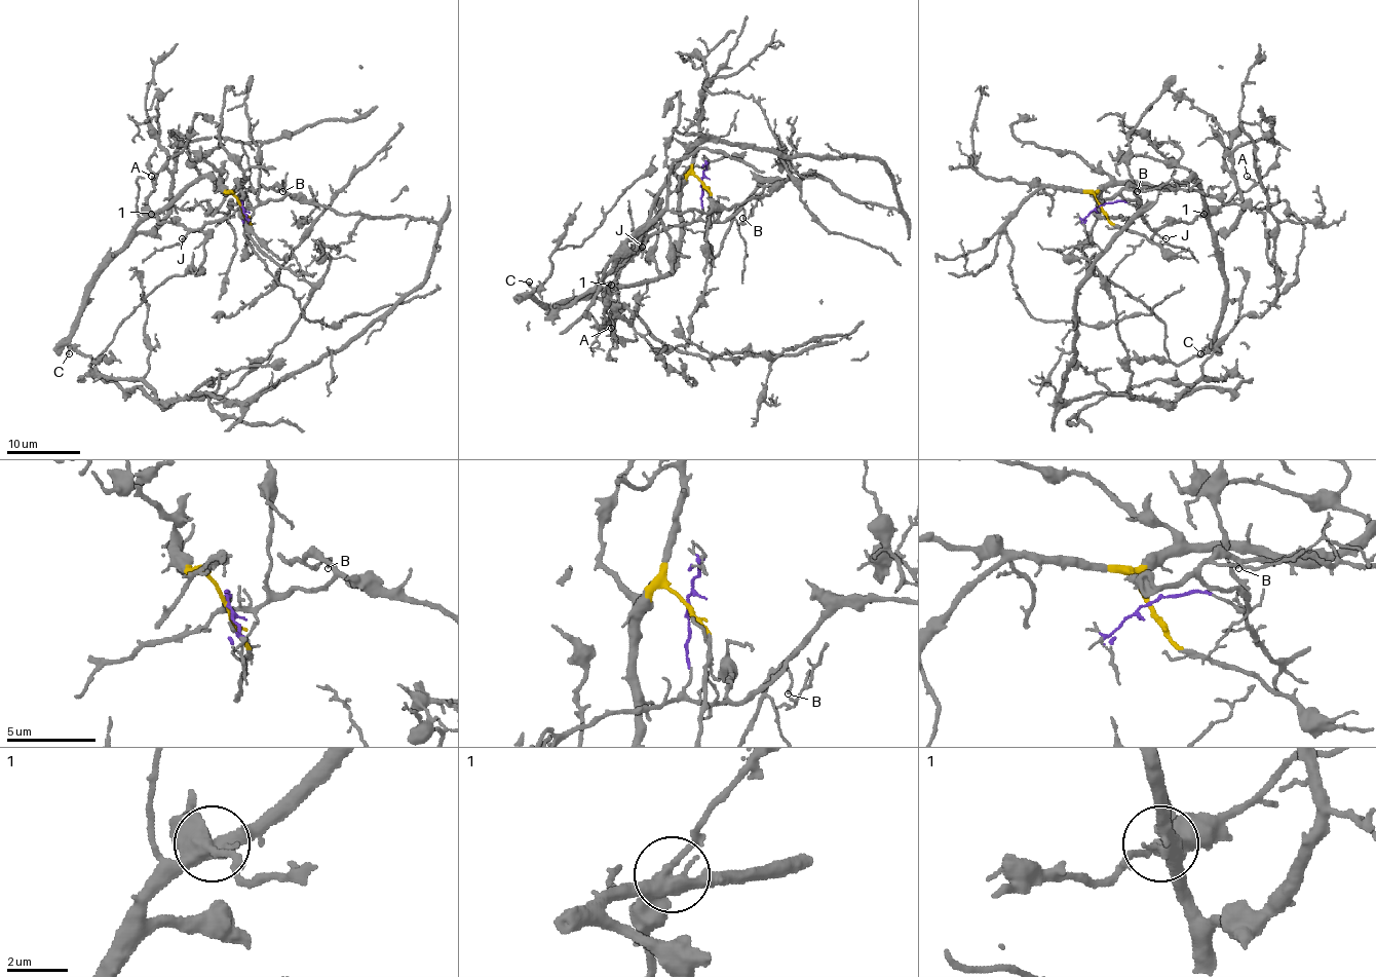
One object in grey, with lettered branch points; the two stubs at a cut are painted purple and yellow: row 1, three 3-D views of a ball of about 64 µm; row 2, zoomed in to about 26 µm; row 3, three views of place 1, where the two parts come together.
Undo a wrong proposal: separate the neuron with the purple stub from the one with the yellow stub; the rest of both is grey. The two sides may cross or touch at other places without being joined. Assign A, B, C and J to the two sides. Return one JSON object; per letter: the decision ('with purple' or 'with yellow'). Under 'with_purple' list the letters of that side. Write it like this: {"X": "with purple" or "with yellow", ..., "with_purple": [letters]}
{"A": "with purple", "B": "with purple", "C": "with yellow", "J": "with purple", "with_purple": ["A", "B", "J"]}

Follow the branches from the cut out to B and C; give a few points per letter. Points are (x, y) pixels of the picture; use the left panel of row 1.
B: (241, 205), (241, 201), (239, 205), (243, 208), (262, 205), (284, 194), (282, 190)
C: (241, 205), (208, 178), (188, 183), (144, 220), (132, 240), (93, 284), (69, 353)

